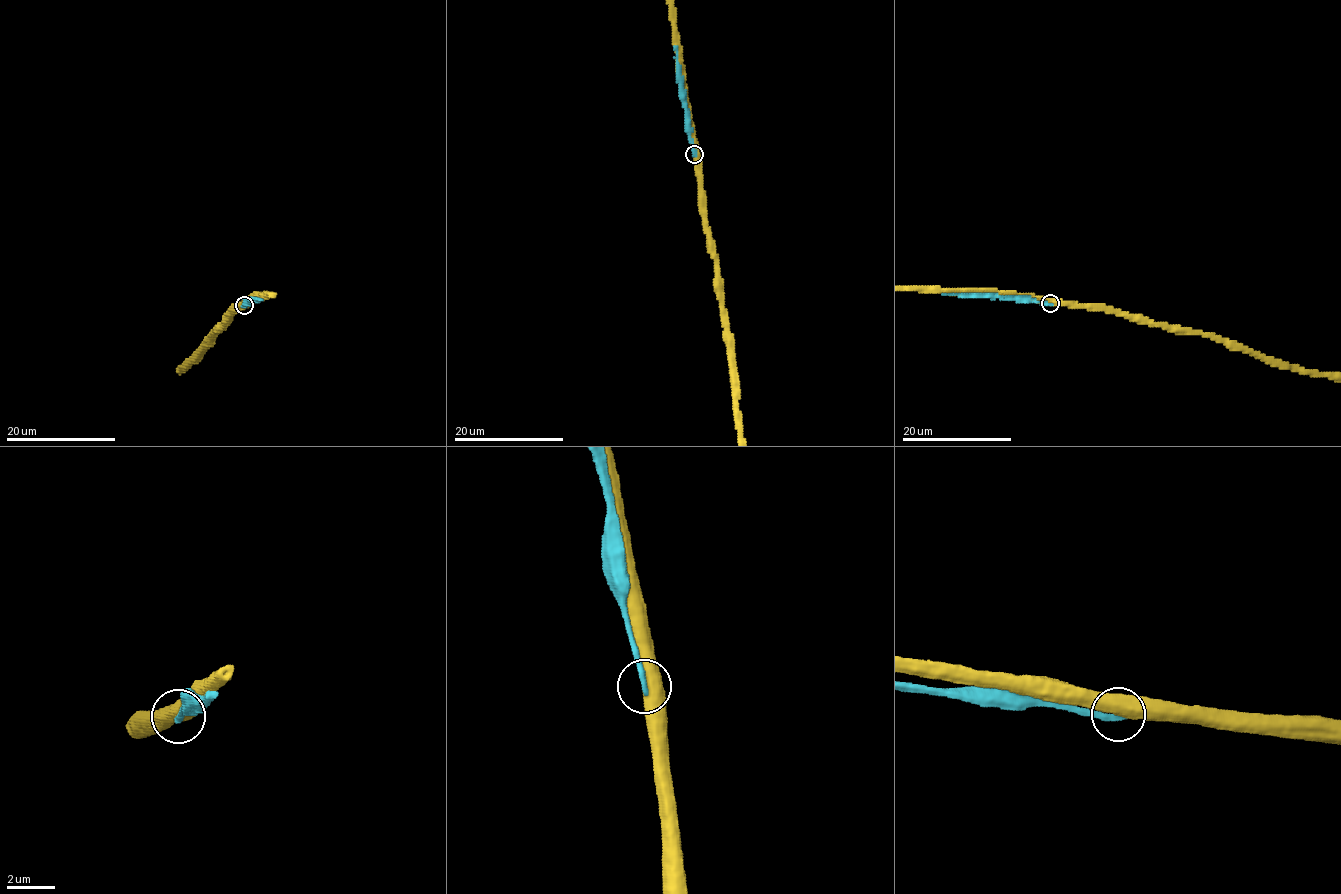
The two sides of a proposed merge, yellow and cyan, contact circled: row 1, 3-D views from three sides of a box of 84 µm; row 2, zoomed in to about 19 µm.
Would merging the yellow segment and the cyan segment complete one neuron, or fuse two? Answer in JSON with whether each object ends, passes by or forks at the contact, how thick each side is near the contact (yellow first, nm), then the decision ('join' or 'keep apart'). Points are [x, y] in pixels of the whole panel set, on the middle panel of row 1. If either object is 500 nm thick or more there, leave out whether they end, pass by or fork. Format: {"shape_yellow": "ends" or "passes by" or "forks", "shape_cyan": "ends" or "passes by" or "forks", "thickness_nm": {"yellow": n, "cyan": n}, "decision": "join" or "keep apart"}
{"thickness_nm": {"yellow": 500, "cyan": 280}, "decision": "keep apart"}

